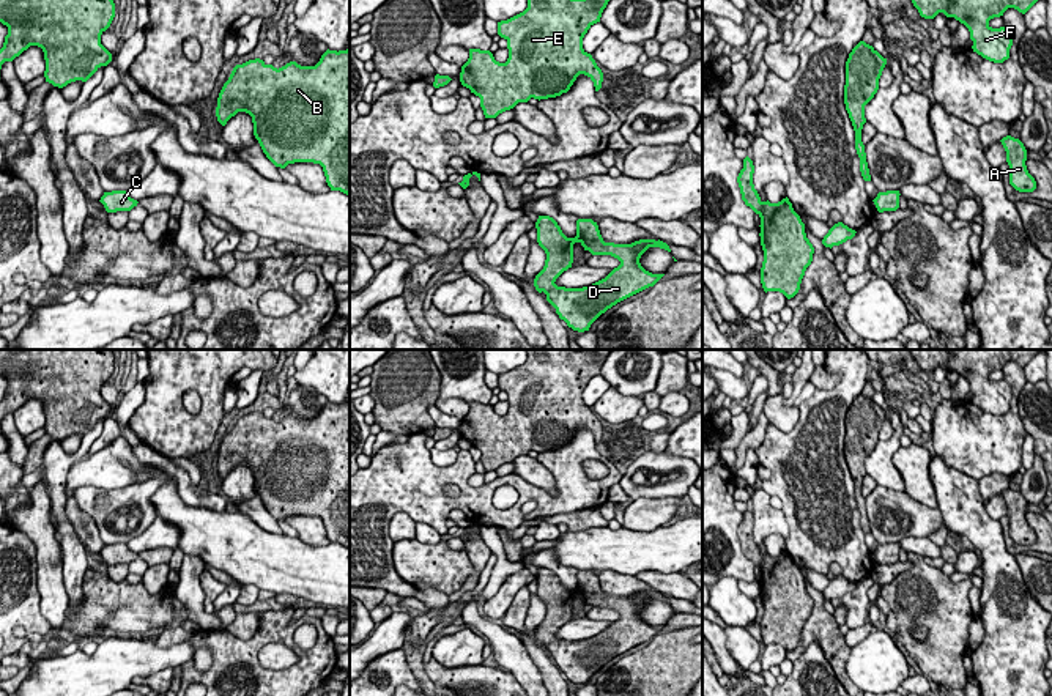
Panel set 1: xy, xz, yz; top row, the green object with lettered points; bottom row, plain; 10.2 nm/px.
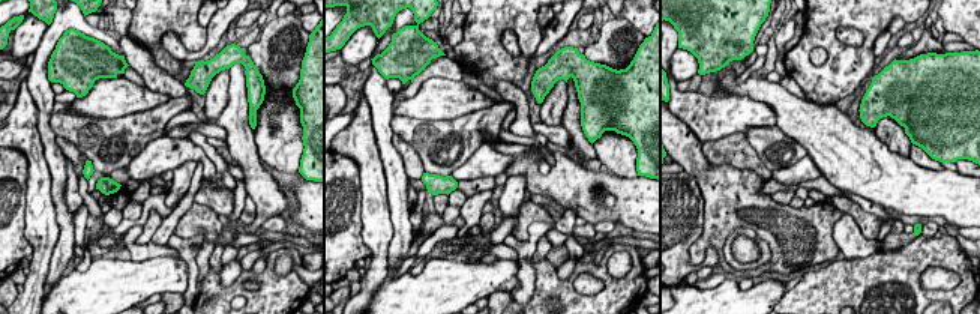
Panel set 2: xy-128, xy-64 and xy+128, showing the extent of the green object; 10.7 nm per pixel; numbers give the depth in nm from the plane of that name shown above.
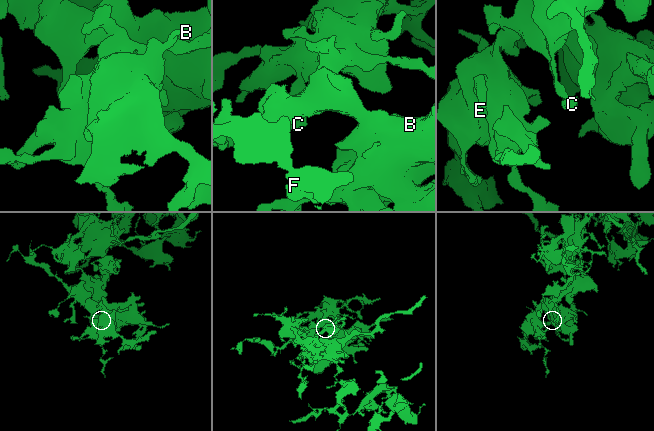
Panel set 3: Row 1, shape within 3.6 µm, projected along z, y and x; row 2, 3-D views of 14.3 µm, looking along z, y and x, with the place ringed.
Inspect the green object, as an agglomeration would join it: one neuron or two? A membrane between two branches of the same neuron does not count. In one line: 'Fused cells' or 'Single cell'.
Single cell

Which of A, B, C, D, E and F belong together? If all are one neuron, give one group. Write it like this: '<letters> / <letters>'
A B C D E F

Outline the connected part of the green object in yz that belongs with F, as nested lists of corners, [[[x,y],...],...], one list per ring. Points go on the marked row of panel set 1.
[[[912,0],[920,16],[934,19],[939,13],[954,17],[970,31],[973,52],[983,58],[1003,63],[1009,58],[1013,46],[1011,33],[1005,28],[992,28],[989,20],[1003,16],[1008,8],[1025,14],[1038,0]]]

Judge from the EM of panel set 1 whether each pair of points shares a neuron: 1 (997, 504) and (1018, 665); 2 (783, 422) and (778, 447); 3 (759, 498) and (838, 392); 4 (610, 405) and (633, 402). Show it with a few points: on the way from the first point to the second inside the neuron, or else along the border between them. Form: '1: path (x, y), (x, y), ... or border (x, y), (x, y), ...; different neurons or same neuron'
1: border (985, 506), (986, 512), (997, 522); different neurons
2: border (799, 407), (799, 419), (786, 432), (769, 421); different neurons
3: border (761, 490), (770, 496); different neurons
4: path (616, 405), (627, 405); same neuron

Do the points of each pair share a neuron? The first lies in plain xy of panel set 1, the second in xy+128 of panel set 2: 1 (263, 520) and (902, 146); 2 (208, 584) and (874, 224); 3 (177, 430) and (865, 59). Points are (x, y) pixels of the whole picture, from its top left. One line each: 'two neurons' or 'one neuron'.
1: two neurons
2: one neuron
3: one neuron

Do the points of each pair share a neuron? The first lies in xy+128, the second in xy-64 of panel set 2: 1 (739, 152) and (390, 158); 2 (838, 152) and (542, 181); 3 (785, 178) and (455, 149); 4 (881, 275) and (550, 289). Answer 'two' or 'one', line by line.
1: two
2: one
3: two
4: one

